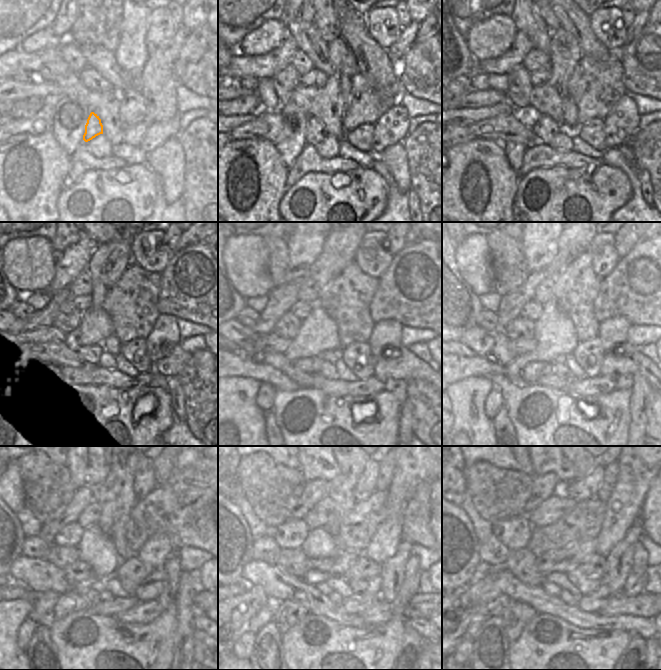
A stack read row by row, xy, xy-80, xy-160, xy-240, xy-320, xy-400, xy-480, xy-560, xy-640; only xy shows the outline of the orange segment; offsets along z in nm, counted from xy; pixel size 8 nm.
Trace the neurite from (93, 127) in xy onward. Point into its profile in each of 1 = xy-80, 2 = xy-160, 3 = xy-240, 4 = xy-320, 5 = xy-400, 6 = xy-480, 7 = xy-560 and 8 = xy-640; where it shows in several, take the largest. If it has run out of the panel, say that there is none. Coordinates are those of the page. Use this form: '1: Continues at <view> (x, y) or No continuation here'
1: Continues at xy-80 (315, 132)
2: Continues at xy-160 (543, 129)
3: Continues at xy-240 (100, 354)
4: Continues at xy-320 (309, 365)
5: Continues at xy-400 (522, 373)
6: Continues at xy-480 (72, 601)
7: Continues at xy-560 (287, 613)
8: Continues at xy-640 (515, 615).

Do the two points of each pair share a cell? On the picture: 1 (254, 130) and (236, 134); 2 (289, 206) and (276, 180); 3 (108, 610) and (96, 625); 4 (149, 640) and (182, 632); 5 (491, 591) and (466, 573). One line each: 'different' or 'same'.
1: same
2: different
3: different
4: different
5: different

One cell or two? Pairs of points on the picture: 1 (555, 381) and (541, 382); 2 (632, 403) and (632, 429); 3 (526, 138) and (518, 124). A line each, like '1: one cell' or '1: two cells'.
1: one cell
2: one cell
3: two cells

